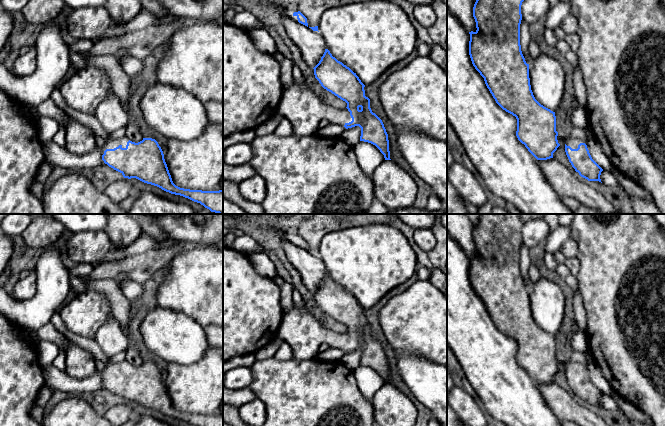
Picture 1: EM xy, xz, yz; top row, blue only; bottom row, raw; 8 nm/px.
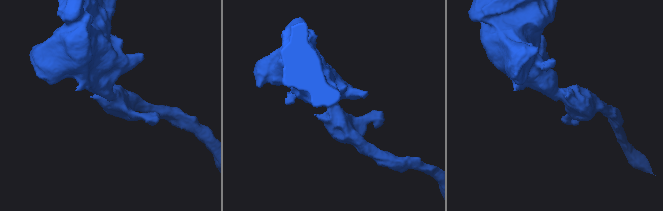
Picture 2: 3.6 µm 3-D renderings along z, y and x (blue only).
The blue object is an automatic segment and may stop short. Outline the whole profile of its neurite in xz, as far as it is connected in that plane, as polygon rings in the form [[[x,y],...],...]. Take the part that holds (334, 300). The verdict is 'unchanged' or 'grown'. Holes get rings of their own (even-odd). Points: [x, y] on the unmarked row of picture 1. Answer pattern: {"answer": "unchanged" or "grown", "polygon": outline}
{"answer": "grown", "polygon": [[[325,273],[319,287],[313,292],[315,302],[321,310],[347,327],[345,333],[336,333],[325,328],[309,311],[300,309],[295,303],[291,310],[283,310],[283,318],[278,329],[277,337],[285,341],[293,351],[293,359],[309,360],[319,353],[319,347],[338,348],[346,353],[359,350],[361,352],[360,365],[375,369],[384,379],[385,384],[390,383],[388,358],[382,344],[372,336],[370,323],[365,320],[365,309],[349,291],[332,280]]]}

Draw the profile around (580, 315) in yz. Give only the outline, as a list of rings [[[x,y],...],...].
[[[579,289],[573,291],[572,307],[577,327],[586,335],[587,314],[583,305],[583,298]]]

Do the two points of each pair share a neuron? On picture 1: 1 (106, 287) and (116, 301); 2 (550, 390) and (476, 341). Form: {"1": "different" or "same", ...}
{"1": "same", "2": "different"}

